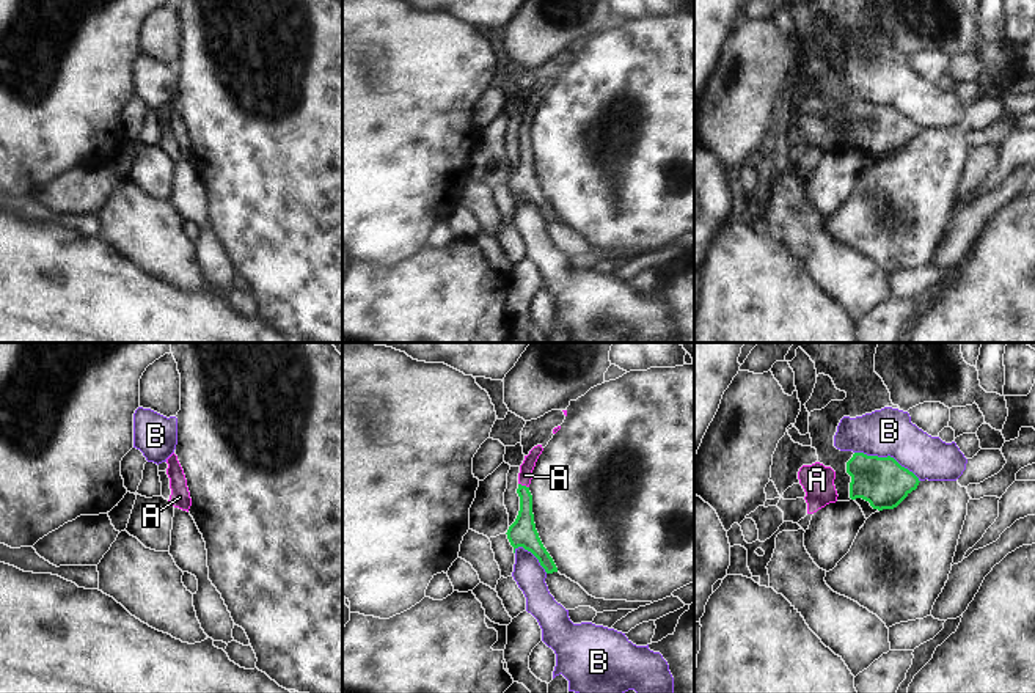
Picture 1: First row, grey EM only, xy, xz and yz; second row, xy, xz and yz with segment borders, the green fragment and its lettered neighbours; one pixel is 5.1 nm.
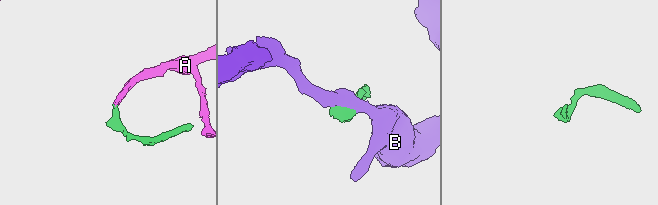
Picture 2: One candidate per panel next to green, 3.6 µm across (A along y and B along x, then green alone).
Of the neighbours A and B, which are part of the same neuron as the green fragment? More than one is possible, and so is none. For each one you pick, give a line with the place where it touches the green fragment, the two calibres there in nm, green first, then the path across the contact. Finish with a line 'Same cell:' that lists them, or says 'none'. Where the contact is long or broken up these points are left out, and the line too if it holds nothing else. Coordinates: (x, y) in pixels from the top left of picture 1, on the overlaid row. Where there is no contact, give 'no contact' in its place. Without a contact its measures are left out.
A: contact xz (523, 486); calibres 140 and 70 nm; way xz (522, 533), (525, 522), (523, 486), (525, 475)
Same cell: A

